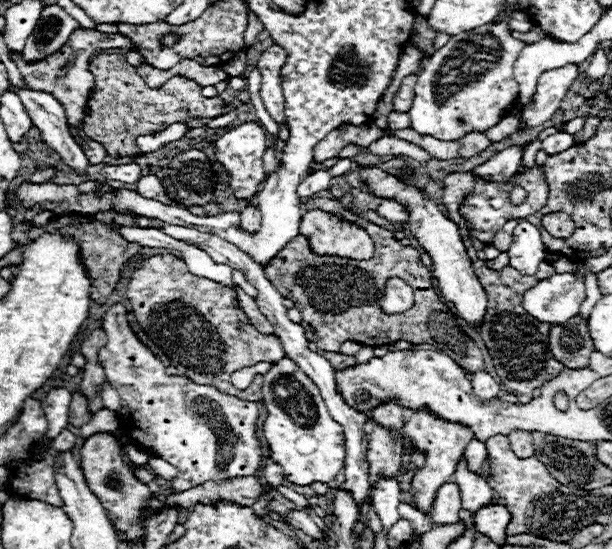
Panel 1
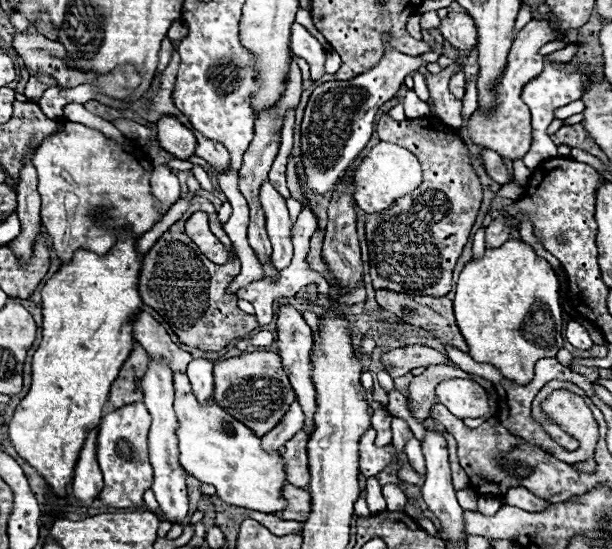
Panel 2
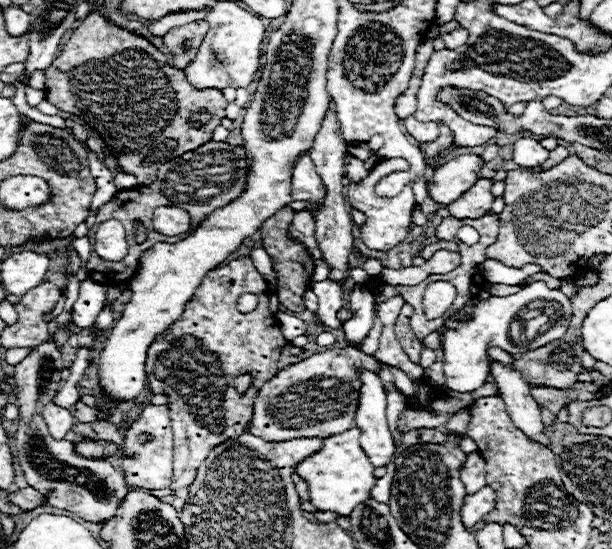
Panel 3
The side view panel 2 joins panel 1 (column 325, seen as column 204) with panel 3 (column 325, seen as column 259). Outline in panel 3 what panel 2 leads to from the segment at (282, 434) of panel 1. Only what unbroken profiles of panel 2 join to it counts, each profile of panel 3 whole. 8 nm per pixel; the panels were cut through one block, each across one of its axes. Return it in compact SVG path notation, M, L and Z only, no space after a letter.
M350 428L342 434L334 434L324 438L322 448L314 452L312 456L304 458L300 464L296 464L296 474L308 482L310 488L310 500L312 504L326 512L336 512L338 516L350 516L350 512L370 496L370 488L374 486L374 466L370 464L368 456L360 448L360 430Z

